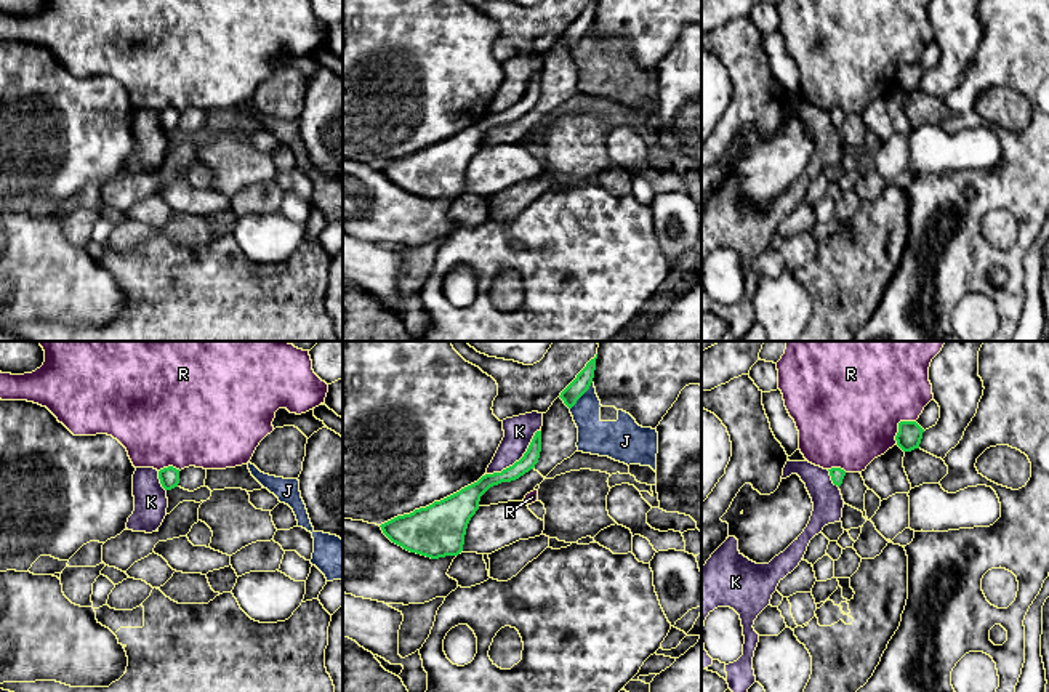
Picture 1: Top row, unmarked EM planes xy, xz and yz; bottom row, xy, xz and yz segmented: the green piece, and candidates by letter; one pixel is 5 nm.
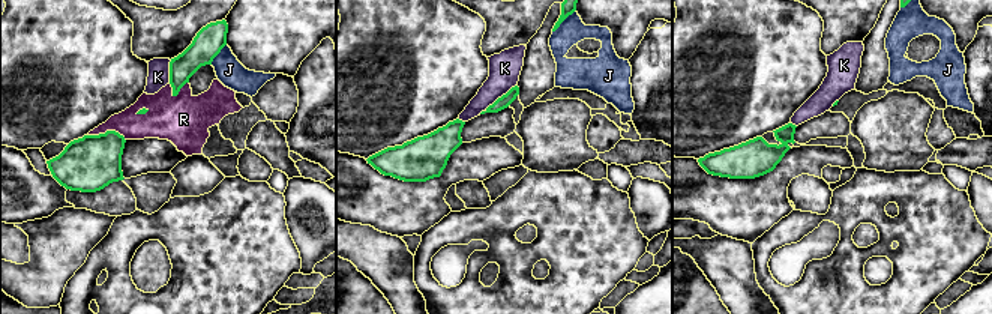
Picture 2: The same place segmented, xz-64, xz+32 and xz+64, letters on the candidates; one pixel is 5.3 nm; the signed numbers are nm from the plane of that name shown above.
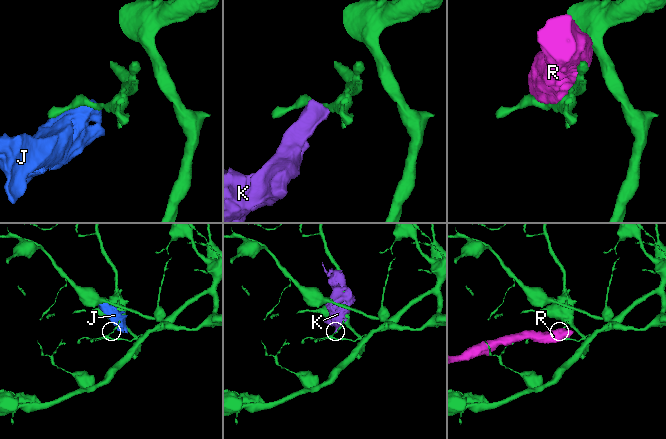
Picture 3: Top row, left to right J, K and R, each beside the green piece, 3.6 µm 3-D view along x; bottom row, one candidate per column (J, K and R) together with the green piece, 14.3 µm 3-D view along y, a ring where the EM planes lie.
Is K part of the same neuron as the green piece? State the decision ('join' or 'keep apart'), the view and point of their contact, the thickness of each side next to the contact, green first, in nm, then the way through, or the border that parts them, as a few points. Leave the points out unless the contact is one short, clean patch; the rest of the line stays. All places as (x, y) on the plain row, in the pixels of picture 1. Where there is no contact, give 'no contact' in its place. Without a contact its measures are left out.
keep apart; contact xz (516, 103); calibres 80 and 150 nm; border xz (538, 71), (527, 92), (518, 101), (500, 112), (486, 116)

